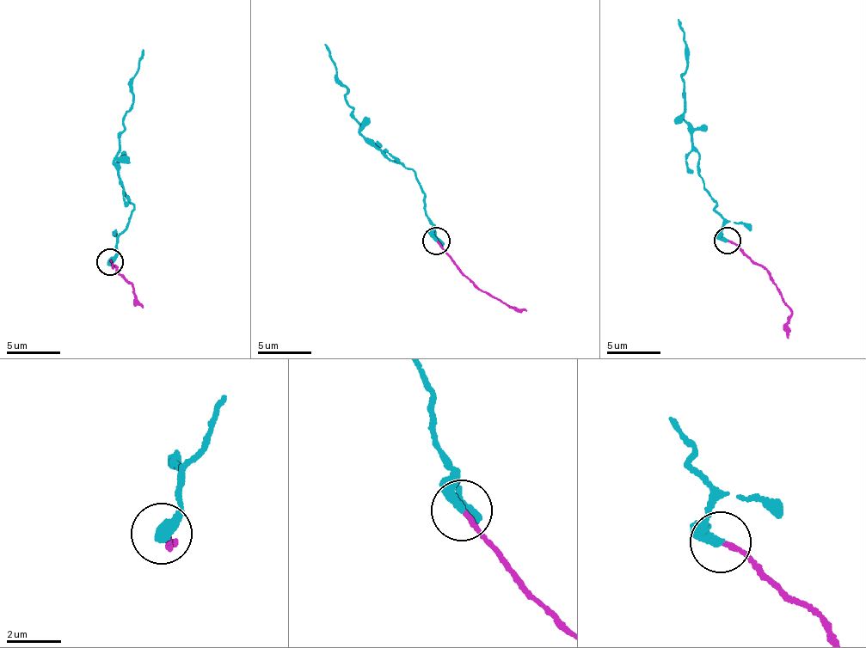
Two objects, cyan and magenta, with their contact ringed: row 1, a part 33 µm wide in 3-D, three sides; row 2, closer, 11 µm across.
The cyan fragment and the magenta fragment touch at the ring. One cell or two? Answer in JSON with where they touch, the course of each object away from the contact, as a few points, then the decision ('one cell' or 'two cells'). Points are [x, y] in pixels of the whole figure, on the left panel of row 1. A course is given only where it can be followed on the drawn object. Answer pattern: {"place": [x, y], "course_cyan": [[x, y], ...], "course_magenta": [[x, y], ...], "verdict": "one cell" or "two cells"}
{"place": [109, 262], "course_cyan": [[110, 262], [118, 234], [127, 229], [133, 209], [115, 163], [132, 100], [132, 76], [138, 70], [144, 50]], "course_magenta": [[110, 262], [111, 266], [132, 285], [142, 308]], "verdict": "one cell"}

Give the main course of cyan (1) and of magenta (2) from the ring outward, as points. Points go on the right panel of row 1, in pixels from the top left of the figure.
1: (727, 241), (683, 121), (687, 45), (678, 21)
2: (727, 241), (752, 259), (776, 287), (791, 311), (787, 338)

